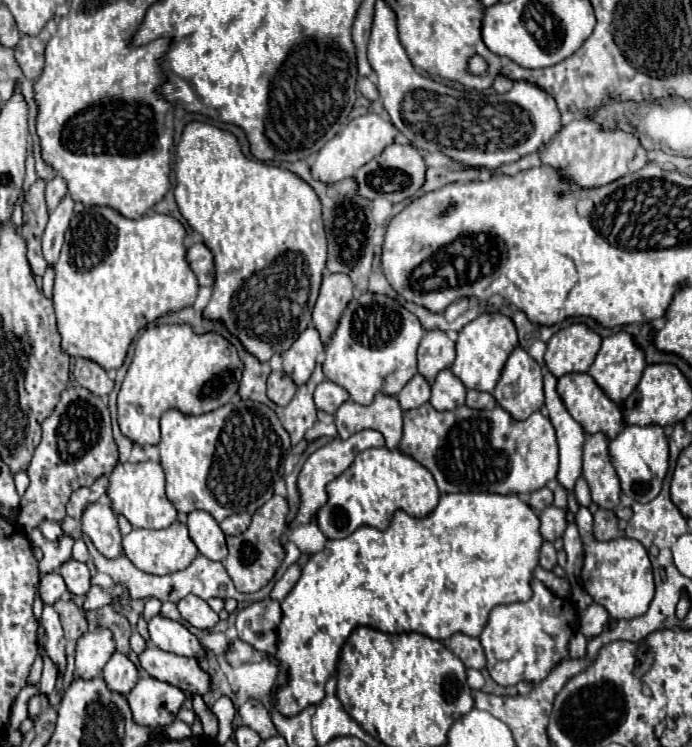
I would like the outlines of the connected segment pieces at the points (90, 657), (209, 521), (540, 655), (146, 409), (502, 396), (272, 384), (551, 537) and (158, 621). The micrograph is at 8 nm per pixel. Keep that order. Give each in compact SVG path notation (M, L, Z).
M96 626L94 630L86 632L76 646L76 676L88 680L98 676L110 660L110 656L114 654L114 650L114 636L108 628Z
M192 510L188 514L188 530L192 542L210 560L224 560L228 554L226 536L218 522L204 510Z
M532 580L532 598L528 602L514 602L498 606L490 612L490 620L480 634L488 664L486 670L500 686L516 686L518 682L542 682L562 660L568 658L568 640L574 634L574 618L568 618L568 610L562 608L562 600L556 598L540 580Z
M190 324L148 326L136 342L132 364L118 392L118 424L132 442L158 444L158 422L166 408L206 414L226 404L236 392L244 364L224 336L196 334Z
M516 346L492 394L516 420L526 420L544 406L540 364L532 360L522 346Z
M272 372L268 376L268 396L274 404L288 404L296 394L296 384L284 372Z
M550 506L542 512L540 516L540 532L548 542L554 542L556 538L560 538L566 530L566 510L558 508L558 506Z
M156 614L148 622L148 632L152 644L156 644L166 652L174 652L178 656L198 656L198 658L204 654L198 638L190 634L188 628L178 620L170 620L162 614Z

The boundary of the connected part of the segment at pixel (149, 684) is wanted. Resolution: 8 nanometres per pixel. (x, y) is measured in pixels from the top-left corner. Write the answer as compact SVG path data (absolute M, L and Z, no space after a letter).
M144 676L130 690L128 702L138 724L162 728L176 720L178 710L186 702L186 694L178 686Z

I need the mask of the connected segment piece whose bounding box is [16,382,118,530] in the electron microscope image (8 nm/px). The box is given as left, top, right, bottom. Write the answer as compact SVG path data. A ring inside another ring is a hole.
M70 384L62 394L52 414L42 422L42 440L32 454L28 466L30 484L20 500L16 522L24 530L34 530L42 518L64 520L70 494L82 486L94 484L100 476L110 476L118 464L118 446L112 438L112 422L108 404L90 390Z

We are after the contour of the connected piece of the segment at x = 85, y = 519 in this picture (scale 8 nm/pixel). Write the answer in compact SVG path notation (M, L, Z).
M90 502L82 512L82 532L94 542L104 556L122 554L122 536L118 530L116 516L108 504Z

